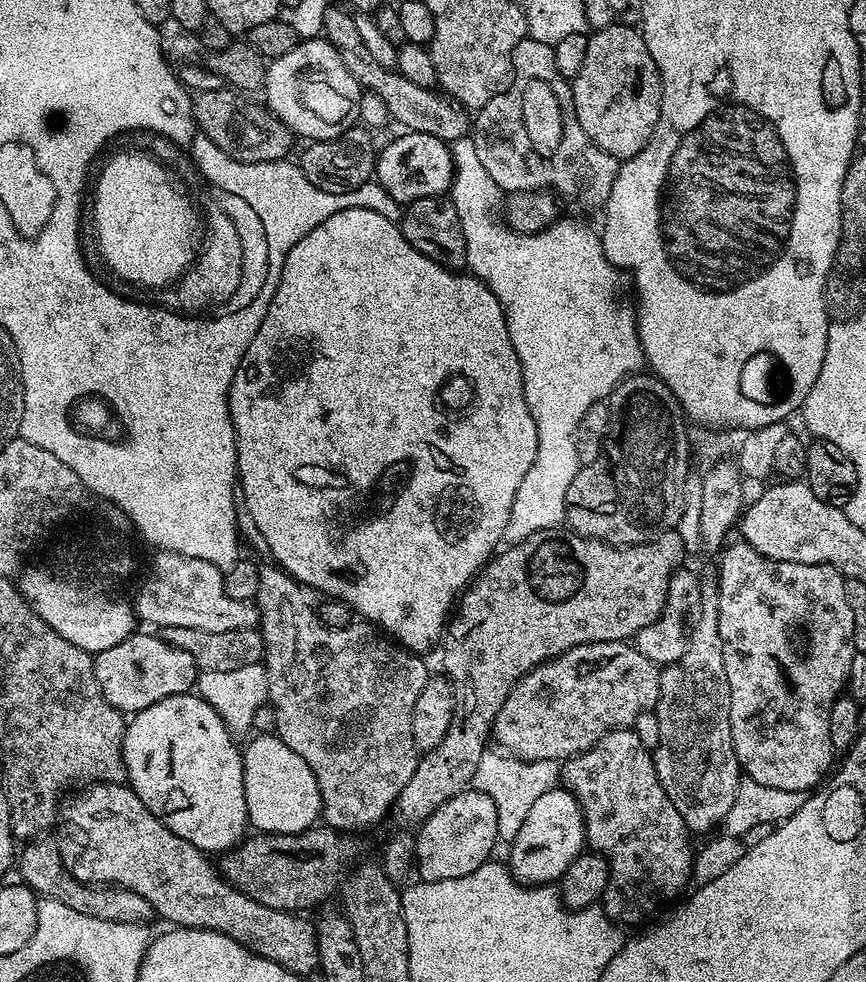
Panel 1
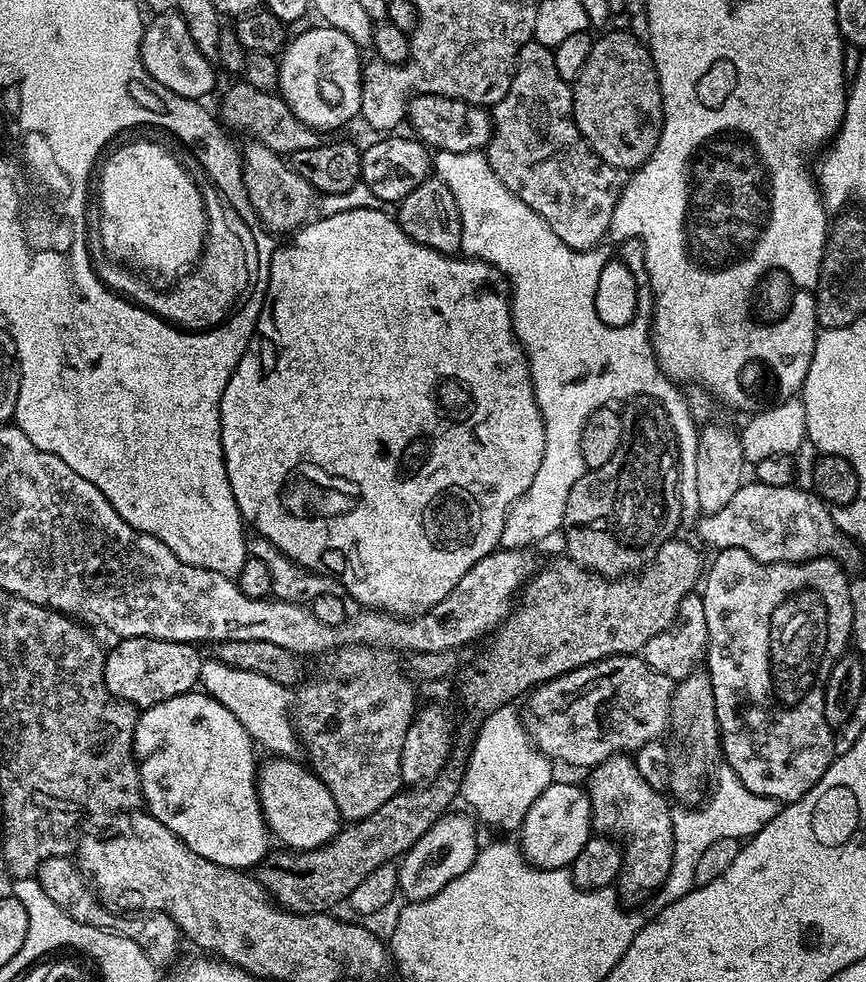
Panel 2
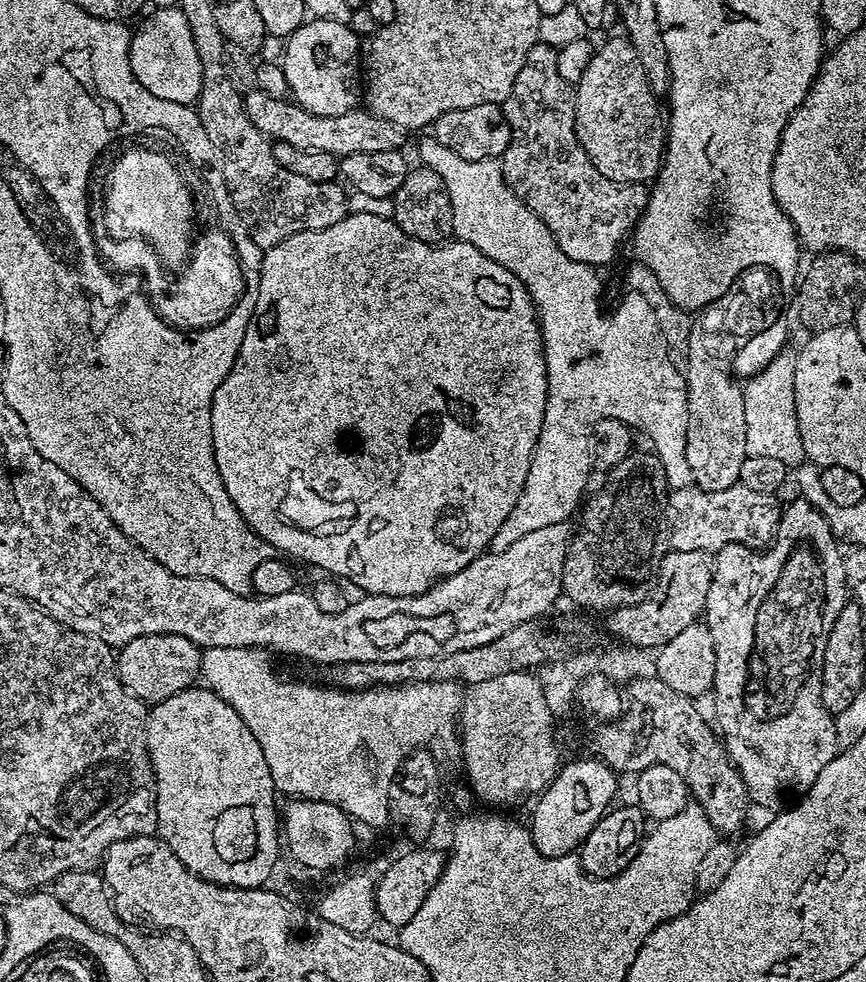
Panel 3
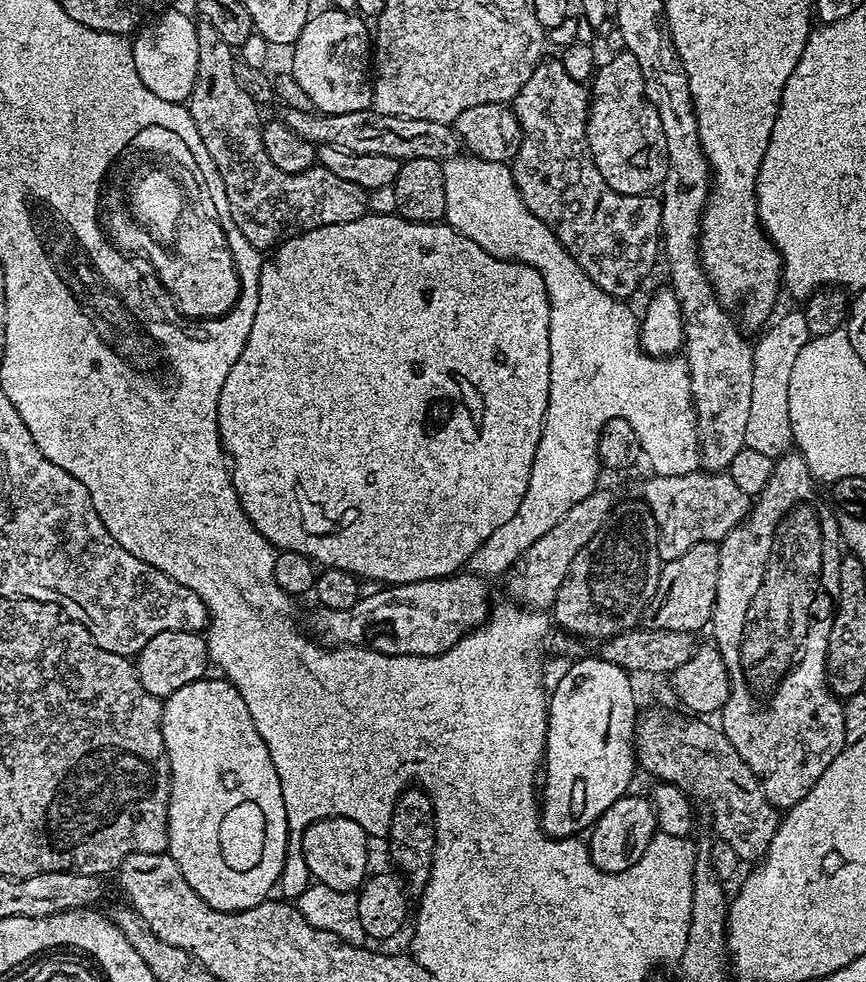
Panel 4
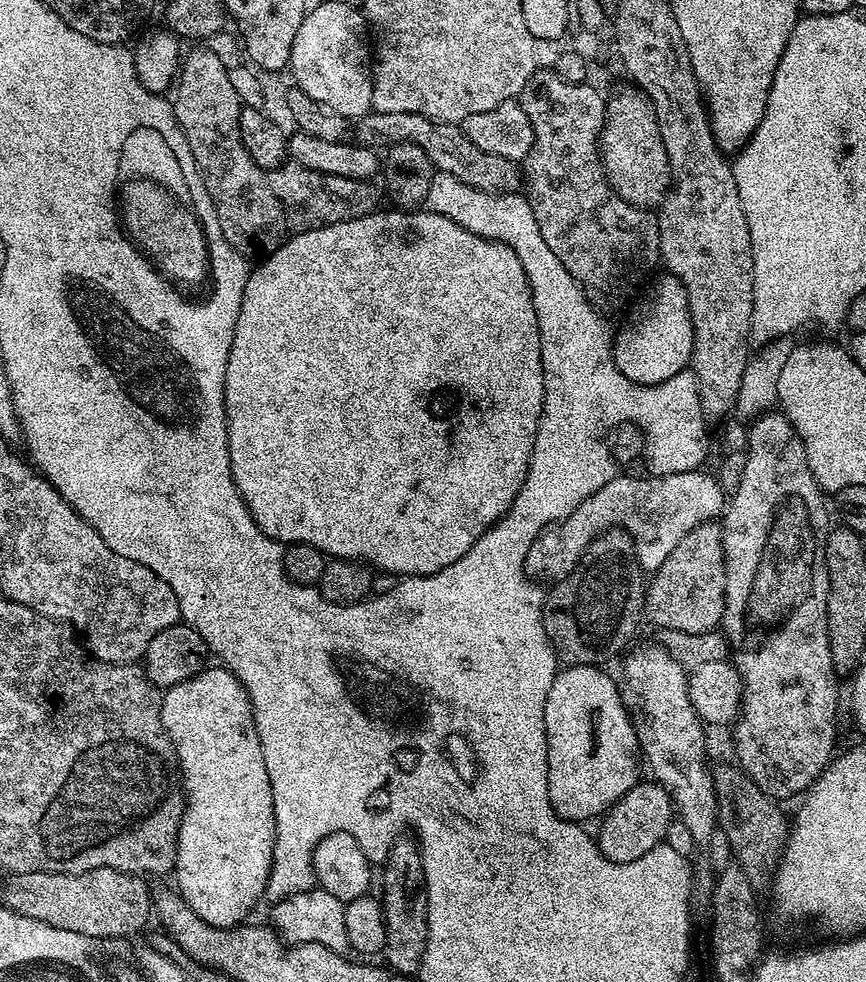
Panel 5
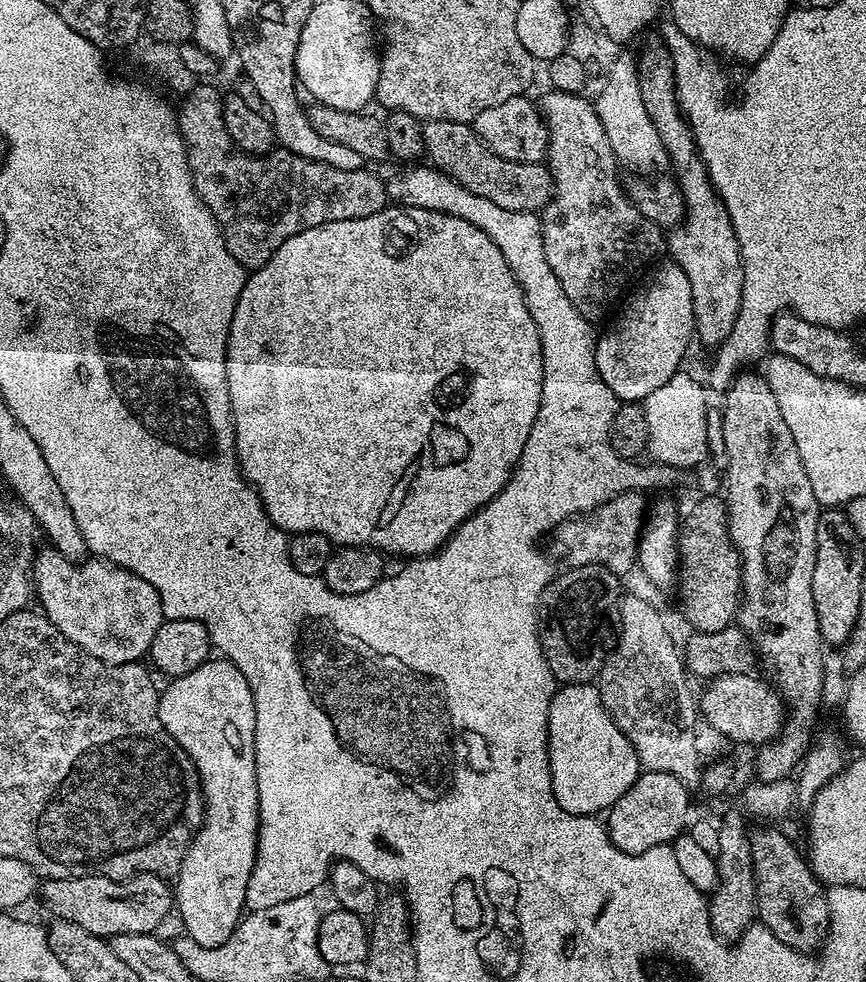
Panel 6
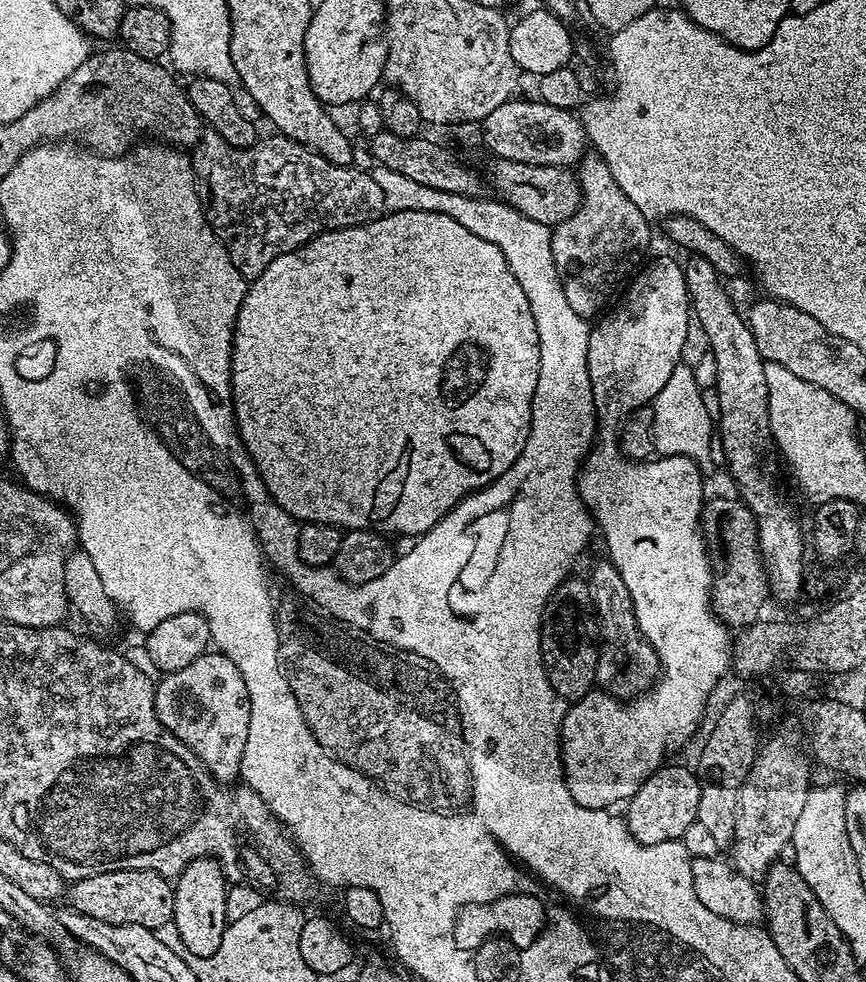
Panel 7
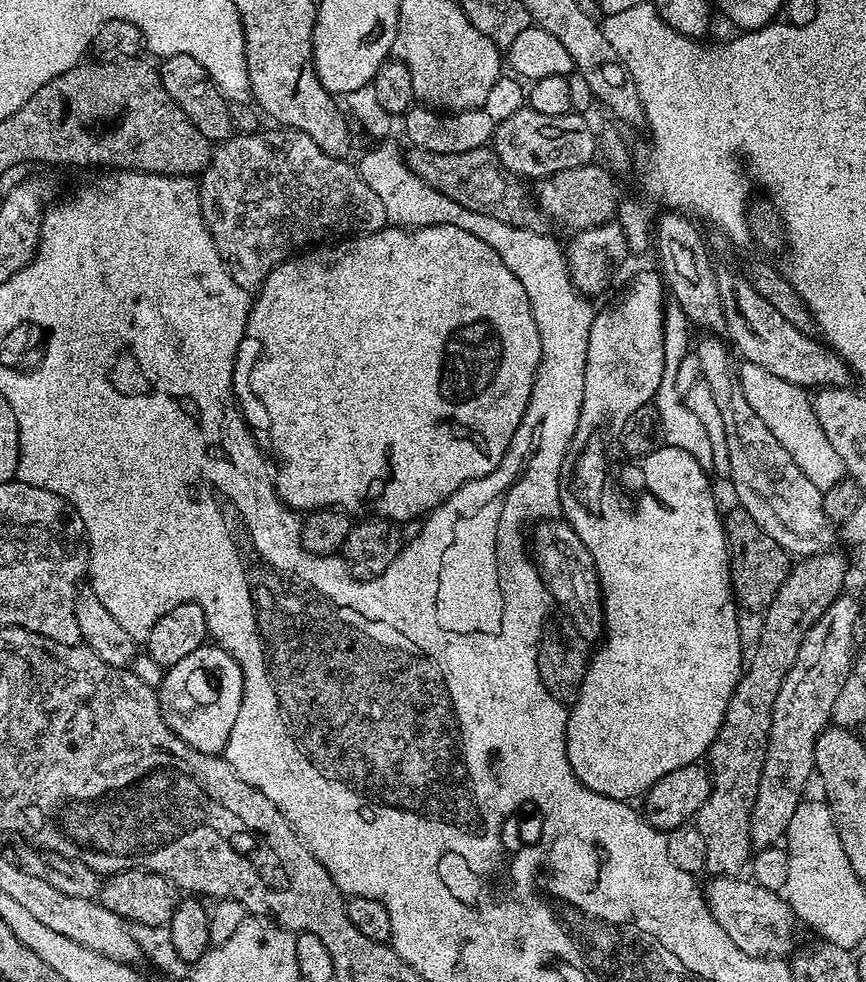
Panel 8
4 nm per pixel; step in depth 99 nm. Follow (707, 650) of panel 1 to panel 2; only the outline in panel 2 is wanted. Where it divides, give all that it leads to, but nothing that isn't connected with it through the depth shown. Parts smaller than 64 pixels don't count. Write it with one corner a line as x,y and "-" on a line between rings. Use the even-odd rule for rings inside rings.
697,670
675,685
672,694
672,718
670,736
676,739
671,745
672,769
670,770
670,792
685,805
692,806
701,799
708,784
708,771
721,759
720,723
716,717
716,699
712,679
707,671

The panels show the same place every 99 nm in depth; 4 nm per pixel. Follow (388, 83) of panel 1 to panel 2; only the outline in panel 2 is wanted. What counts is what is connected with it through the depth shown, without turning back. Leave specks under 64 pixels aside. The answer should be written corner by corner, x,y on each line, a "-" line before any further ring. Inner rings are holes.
413,95
408,102
407,123
412,123
415,139
429,149
440,152
479,152
487,149
492,137
492,117
487,107
467,104
464,100
444,96

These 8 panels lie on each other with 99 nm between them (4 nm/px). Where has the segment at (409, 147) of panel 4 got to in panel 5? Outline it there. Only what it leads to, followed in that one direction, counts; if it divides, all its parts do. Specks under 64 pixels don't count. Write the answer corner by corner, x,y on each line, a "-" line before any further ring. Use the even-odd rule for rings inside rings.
369,112
361,116
354,124
355,143
360,146
376,146
372,144
417,144
426,150
426,158
430,158
433,169
437,173
444,172
448,176
458,178
458,182
466,182
466,186
474,186
483,192
516,192
522,184
522,168
510,158
498,158
498,154
486,154
466,138
463,127
455,124
439,124
437,120
426,118
422,114
386,114
385,112

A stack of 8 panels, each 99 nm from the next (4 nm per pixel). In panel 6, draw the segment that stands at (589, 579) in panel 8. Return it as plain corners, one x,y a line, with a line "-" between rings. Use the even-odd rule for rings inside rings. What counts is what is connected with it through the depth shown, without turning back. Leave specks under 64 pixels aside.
625,595
620,602
618,635
616,647
608,654
608,661
602,666
598,677
600,697
610,714
610,718
626,734
634,746
640,767
645,772
674,774
690,790
695,789
702,780
700,764
700,744
696,741
696,716
698,720
698,700
688,689
689,673
681,649
676,648
660,612
648,600
640,596

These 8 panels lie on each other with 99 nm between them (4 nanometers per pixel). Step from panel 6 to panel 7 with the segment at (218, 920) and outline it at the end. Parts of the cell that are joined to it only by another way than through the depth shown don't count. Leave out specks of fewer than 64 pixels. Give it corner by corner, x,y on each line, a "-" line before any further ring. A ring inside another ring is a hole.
209,650
203,656
194,658
190,666
169,672
161,680
164,681
156,684
156,713
164,731
181,740
202,761
214,780
235,781
240,774
242,750
246,750
246,738
250,730
250,701
246,682
242,682
238,666
234,666
234,662
230,662
230,658
226,658
223,652
-
215,859
195,860
186,866
182,875
175,877
173,922
178,926
178,934
182,934
182,942
192,956
209,956
222,946
222,934
228,927
226,914
226,898
229,881
224,879
224,872

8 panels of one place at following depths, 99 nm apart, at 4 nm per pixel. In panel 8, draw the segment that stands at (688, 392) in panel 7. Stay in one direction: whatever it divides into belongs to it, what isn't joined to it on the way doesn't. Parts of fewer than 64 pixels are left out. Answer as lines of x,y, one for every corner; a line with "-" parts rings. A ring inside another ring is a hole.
673,299
669,303
669,309
666,310
666,326
663,328
664,372
662,382
659,383
659,388
656,391
654,403
659,412
661,441
667,447
686,450
698,462
701,469
710,472
713,471
714,466
712,440
699,416
684,402
678,390
677,377
687,354
689,357
692,346
689,330
692,330
691,320

